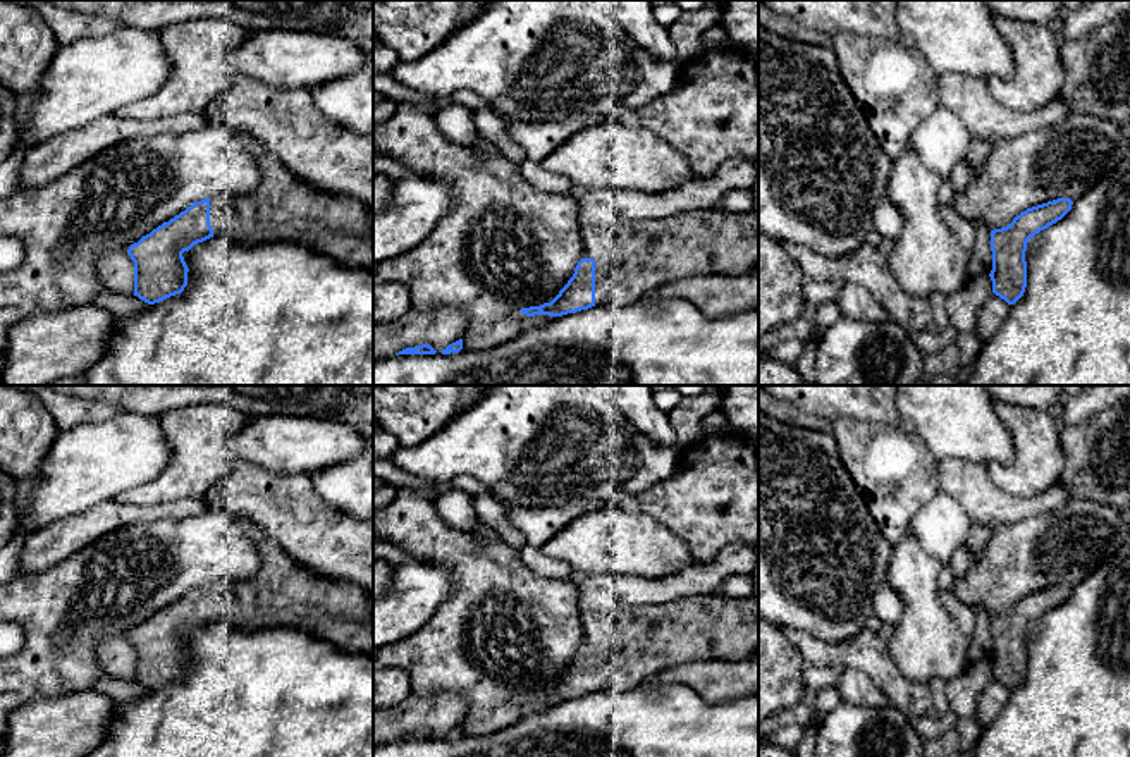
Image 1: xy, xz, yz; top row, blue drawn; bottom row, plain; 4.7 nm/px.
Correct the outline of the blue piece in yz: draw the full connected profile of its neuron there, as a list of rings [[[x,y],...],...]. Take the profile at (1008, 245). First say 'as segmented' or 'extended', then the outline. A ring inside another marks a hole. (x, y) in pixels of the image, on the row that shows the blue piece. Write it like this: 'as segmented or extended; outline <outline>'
as segmented; outline [[[1058,198],[1032,208],[1027,208],[1013,218],[1006,227],[991,231],[992,292],[1015,305],[1027,287],[1027,262],[1025,251],[1030,237],[1061,220],[1073,201]]]

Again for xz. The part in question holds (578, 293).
extended; outline [[[686,210],[648,222],[581,227],[583,258],[559,294],[540,306],[521,308],[526,317],[562,317],[611,301],[636,301],[652,289],[703,274],[746,274],[758,263],[758,217],[717,210]]]

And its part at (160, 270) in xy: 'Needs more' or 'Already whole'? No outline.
Needs more

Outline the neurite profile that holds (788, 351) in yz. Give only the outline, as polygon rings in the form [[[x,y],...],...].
[[[791,337],[784,342],[779,342],[774,348],[771,348],[769,351],[765,351],[765,354],[788,366],[795,366],[798,358],[801,356],[803,349],[805,349],[805,342],[796,337]]]

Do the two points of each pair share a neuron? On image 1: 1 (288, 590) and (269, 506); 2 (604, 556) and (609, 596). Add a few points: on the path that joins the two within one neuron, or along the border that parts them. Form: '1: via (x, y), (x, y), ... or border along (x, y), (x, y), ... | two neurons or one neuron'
1: border along (246, 520), (258, 525), (296, 563), (310, 570) | two neurons
2: border along (589, 575), (620, 573), (645, 578) | two neurons

